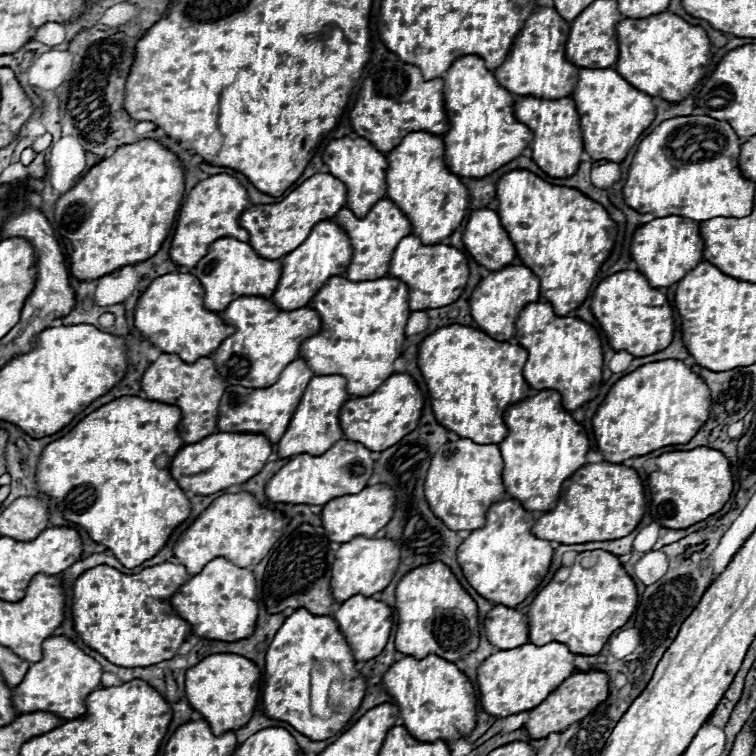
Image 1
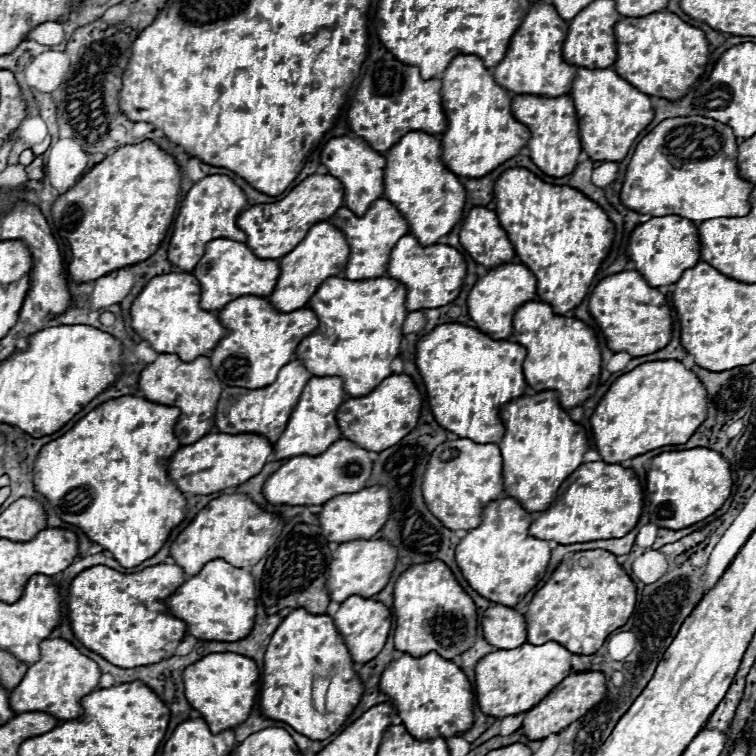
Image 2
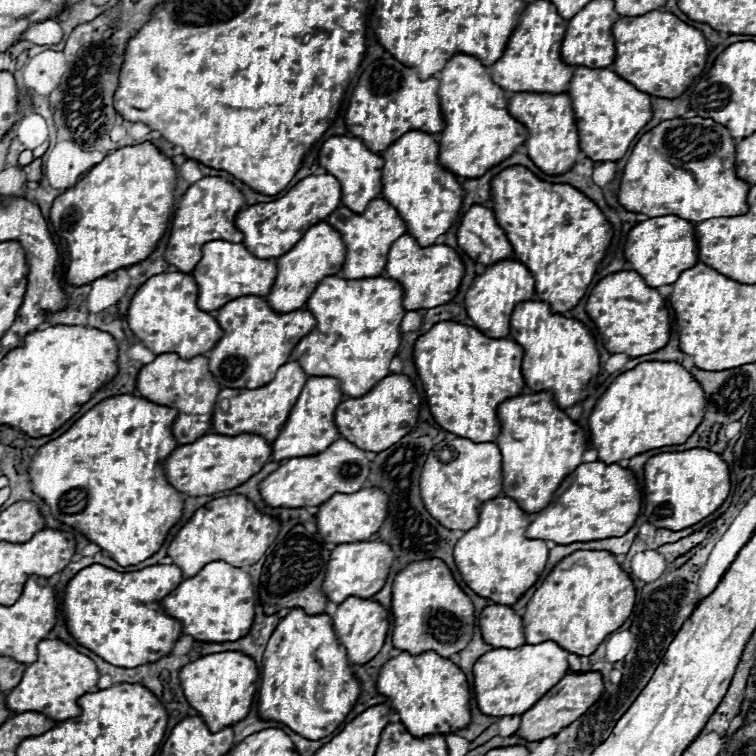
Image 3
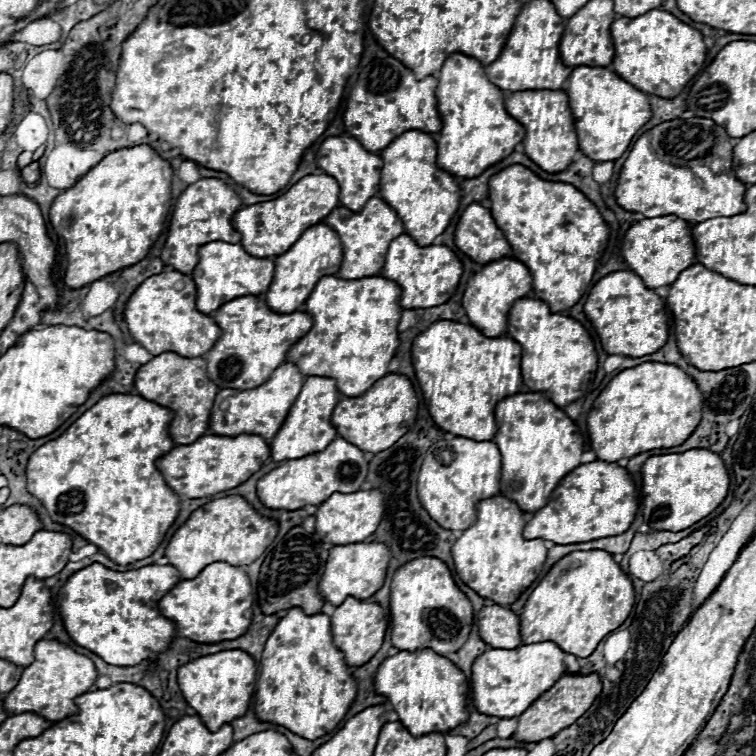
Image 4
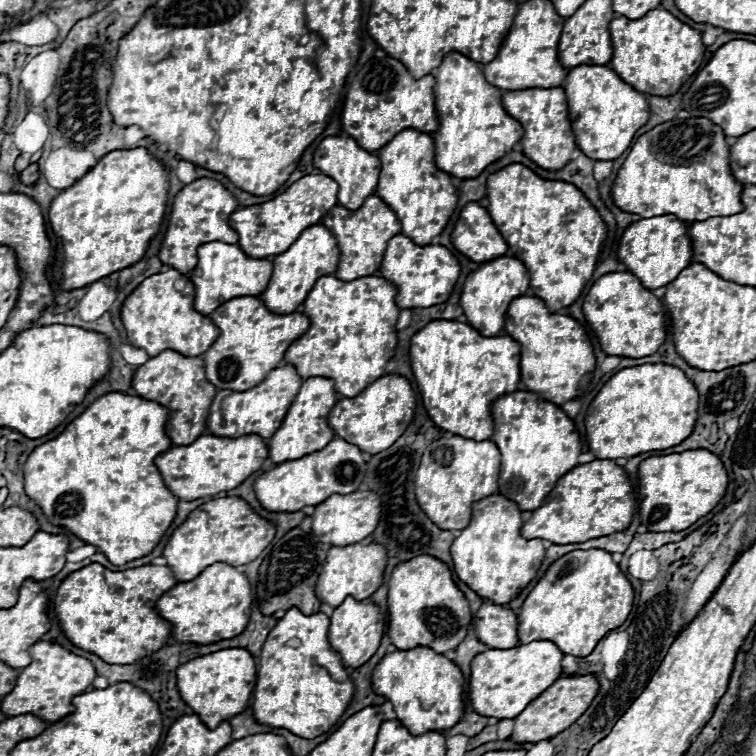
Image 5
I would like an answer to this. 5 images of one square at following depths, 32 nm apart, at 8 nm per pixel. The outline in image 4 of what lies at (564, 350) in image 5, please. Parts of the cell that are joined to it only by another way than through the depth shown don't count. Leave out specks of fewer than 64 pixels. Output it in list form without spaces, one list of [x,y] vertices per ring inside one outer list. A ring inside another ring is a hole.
[[[522,298],[522,300],[514,302],[514,306],[510,310],[508,336],[522,346],[522,380],[532,392],[548,394],[550,400],[554,404],[558,404],[560,408],[582,398],[582,382],[590,380],[590,376],[596,374],[598,354],[594,348],[594,340],[590,338],[588,330],[578,320],[568,318],[568,316],[560,316],[560,314],[552,314],[550,308],[540,300]]]

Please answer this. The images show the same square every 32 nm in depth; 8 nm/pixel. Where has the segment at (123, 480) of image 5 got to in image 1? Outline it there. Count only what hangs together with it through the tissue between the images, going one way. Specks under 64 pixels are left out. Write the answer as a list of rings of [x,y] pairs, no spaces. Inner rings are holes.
[[[122,396],[88,414],[64,438],[50,442],[40,458],[36,472],[40,490],[50,496],[52,502],[62,504],[66,520],[80,524],[94,542],[104,544],[126,568],[136,568],[154,558],[164,548],[174,528],[192,512],[186,492],[172,478],[170,470],[154,466],[158,454],[174,456],[184,446],[178,434],[180,420],[182,412],[178,406],[138,396]]]

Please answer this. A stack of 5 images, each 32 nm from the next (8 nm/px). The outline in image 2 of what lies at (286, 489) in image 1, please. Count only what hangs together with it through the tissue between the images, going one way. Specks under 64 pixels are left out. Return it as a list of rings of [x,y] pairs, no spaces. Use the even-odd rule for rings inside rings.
[[[350,440],[334,442],[320,456],[296,456],[290,458],[280,470],[276,470],[264,484],[264,496],[270,504],[288,504],[288,506],[320,506],[338,494],[354,494],[366,488],[366,482],[372,474],[370,452],[360,448]]]

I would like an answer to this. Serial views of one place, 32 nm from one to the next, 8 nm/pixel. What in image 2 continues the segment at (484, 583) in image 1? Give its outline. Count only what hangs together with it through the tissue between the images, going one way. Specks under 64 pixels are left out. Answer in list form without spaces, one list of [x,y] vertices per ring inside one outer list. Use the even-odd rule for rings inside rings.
[[[502,498],[502,500],[494,500],[484,508],[484,520],[476,530],[470,530],[460,546],[456,546],[456,562],[462,570],[462,576],[468,580],[468,584],[484,598],[488,598],[490,602],[496,604],[504,604],[504,606],[516,606],[544,576],[546,568],[548,568],[548,560],[550,560],[550,552],[552,548],[548,546],[548,542],[532,538],[528,534],[528,526],[534,522],[532,514],[526,512],[514,498]]]

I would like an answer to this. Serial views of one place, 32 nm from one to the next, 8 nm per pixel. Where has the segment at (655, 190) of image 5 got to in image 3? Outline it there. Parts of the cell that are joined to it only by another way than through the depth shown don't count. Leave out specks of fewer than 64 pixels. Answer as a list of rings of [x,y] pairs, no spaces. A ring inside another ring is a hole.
[[[672,118],[660,122],[656,128],[646,132],[632,150],[632,156],[624,168],[622,184],[618,190],[620,204],[638,214],[646,216],[668,216],[674,214],[678,218],[690,220],[694,224],[710,220],[710,218],[728,218],[742,216],[748,212],[748,190],[752,188],[748,182],[736,176],[736,144],[730,130],[712,118]]]

